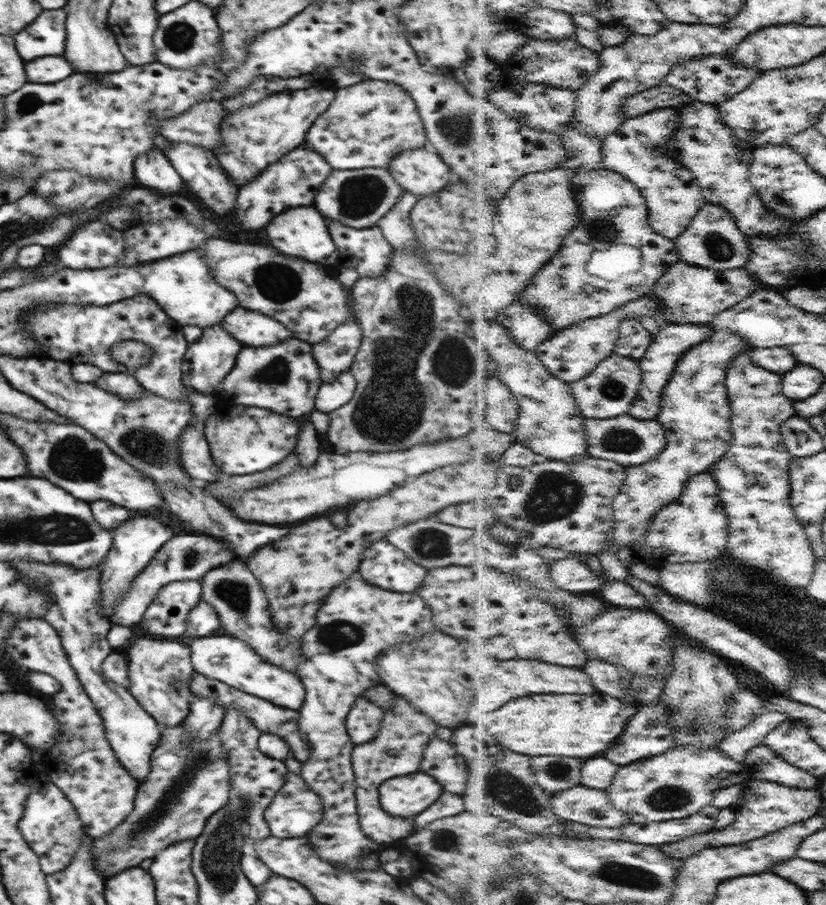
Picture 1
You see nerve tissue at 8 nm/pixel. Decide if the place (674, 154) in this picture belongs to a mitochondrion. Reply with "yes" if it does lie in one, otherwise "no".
no

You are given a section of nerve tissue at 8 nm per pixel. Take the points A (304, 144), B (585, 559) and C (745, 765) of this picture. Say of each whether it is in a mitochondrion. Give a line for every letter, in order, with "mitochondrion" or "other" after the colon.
A: other
B: other
C: other

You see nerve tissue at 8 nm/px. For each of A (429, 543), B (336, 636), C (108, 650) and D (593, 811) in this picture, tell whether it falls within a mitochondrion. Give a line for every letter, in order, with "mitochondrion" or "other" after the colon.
A: mitochondrion
B: mitochondrion
C: other
D: mitochondrion

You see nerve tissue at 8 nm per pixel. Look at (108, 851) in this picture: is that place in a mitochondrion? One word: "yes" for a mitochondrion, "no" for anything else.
yes

